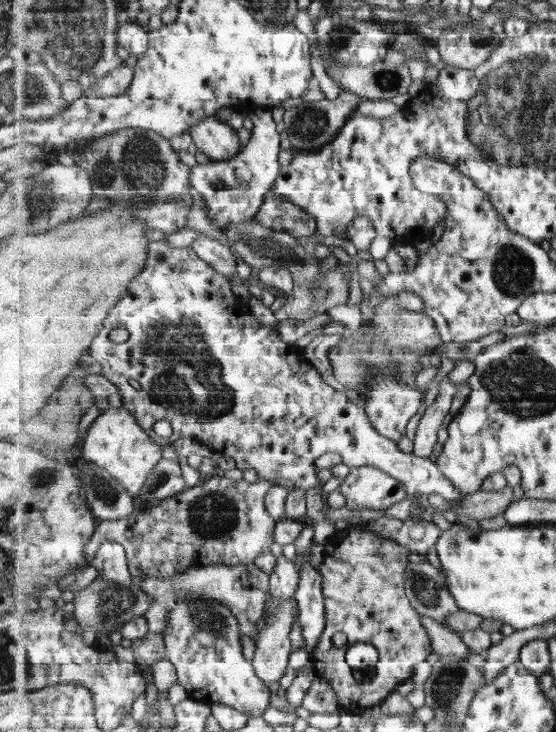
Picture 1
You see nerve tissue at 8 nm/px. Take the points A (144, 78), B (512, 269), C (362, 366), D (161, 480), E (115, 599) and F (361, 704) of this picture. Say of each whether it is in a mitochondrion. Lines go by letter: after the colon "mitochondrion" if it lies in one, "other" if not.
A: other
B: mitochondrion
C: mitochondrion
D: mitochondrion
E: mitochondrion
F: other

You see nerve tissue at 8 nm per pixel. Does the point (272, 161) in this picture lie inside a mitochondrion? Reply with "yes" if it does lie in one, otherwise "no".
no

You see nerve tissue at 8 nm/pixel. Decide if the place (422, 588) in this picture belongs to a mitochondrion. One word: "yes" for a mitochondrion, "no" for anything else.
yes

